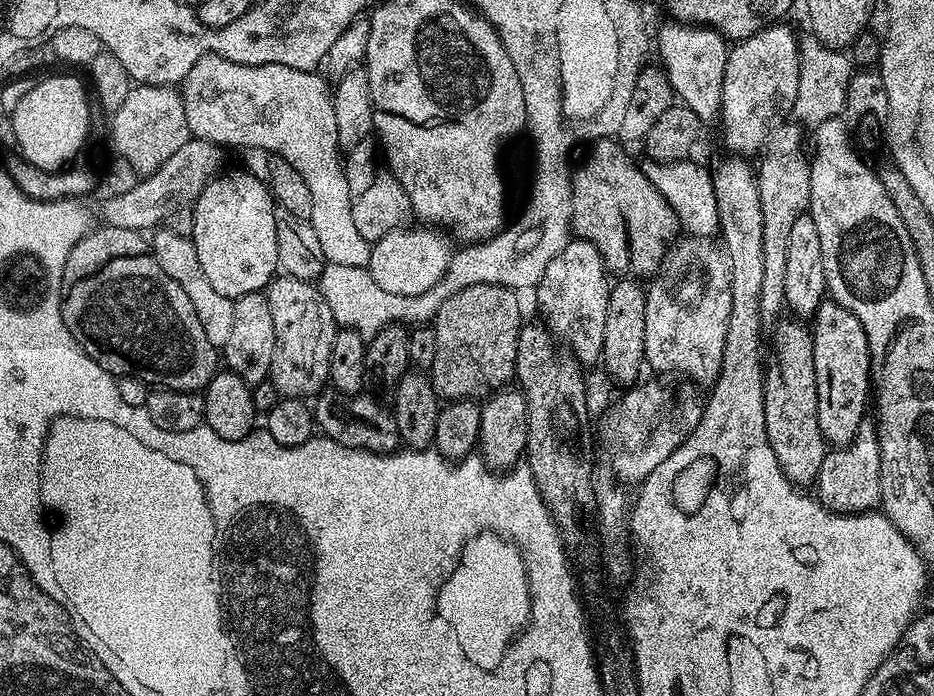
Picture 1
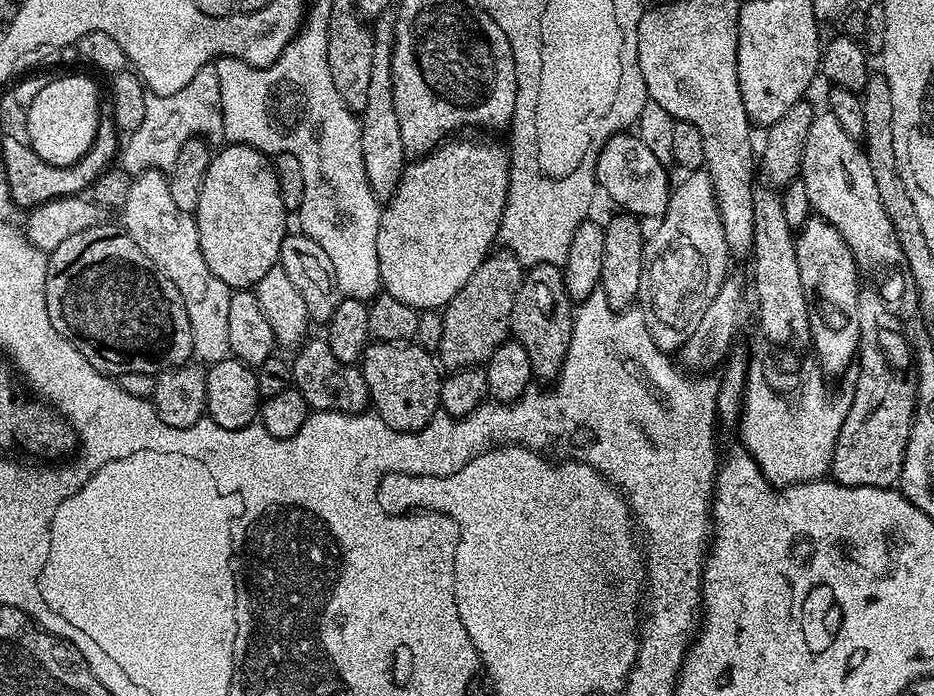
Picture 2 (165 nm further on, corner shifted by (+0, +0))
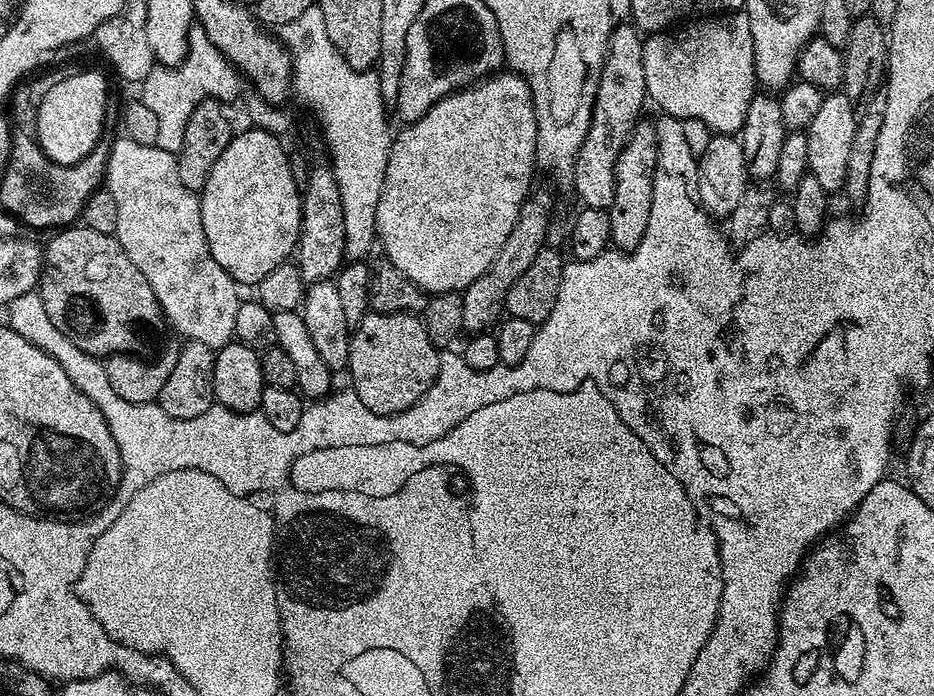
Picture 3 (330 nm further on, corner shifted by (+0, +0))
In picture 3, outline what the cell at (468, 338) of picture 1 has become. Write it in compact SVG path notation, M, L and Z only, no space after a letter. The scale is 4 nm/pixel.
M533 191L520 207L520 217L516 220L514 230L510 230L510 238L506 238L502 250L498 250L498 258L470 287L464 289L462 295L462 322L464 332L475 334L486 332L497 327L498 321L505 315L504 303L508 297L510 286L522 278L522 273L530 267L530 262L538 258L538 254L546 247L544 240L548 236L548 219L552 216L552 196L548 192Z

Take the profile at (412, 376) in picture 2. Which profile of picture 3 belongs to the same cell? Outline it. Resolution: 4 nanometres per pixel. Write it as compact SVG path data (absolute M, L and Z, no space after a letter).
M373 312L367 314L350 332L350 354L348 355L347 375L352 375L351 391L358 394L362 406L379 416L396 416L414 406L430 390L440 369L440 352L430 342L424 329L423 319L410 312Z

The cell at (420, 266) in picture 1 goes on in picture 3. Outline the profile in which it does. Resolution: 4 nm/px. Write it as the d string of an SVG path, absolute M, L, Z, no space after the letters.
M501 70L469 87L461 88L455 92L451 92L449 96L443 96L434 106L430 106L430 110L426 114L422 114L422 118L418 118L412 124L404 124L401 127L401 132L395 133L394 139L391 141L388 149L388 161L386 162L386 178L382 182L382 190L378 198L378 214L376 215L376 235L378 237L378 244L383 255L390 258L390 262L394 262L394 266L398 266L398 270L402 270L402 274L406 274L406 278L410 278L410 282L414 282L420 289L429 294L437 292L459 292L463 293L464 289L470 287L478 278L482 278L482 274L486 274L486 270L494 262L494 258L498 258L498 250L502 250L502 246L506 243L506 238L510 238L510 230L514 230L516 220L520 217L520 207L524 205L525 200L528 199L530 193L533 191L532 185L532 171L537 171L538 165L536 163L536 119L534 118L534 106L532 105L532 91L528 88L528 83L517 76L511 70Z

